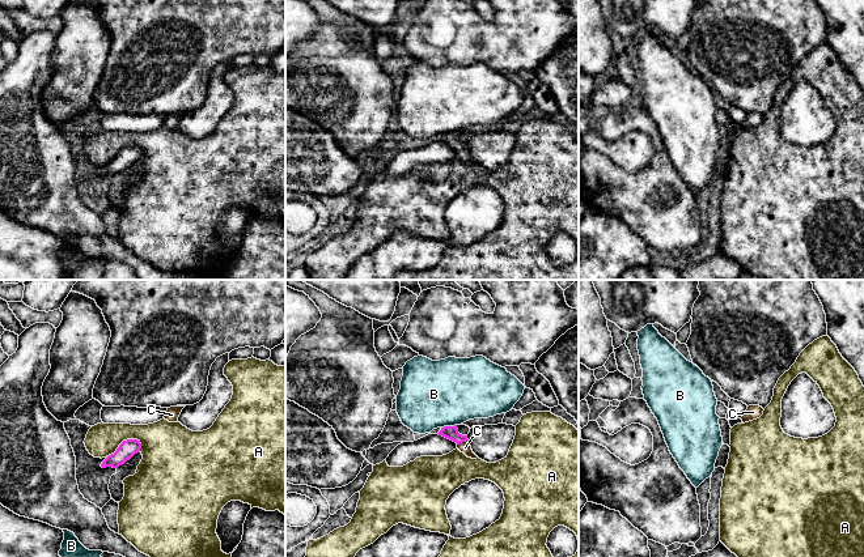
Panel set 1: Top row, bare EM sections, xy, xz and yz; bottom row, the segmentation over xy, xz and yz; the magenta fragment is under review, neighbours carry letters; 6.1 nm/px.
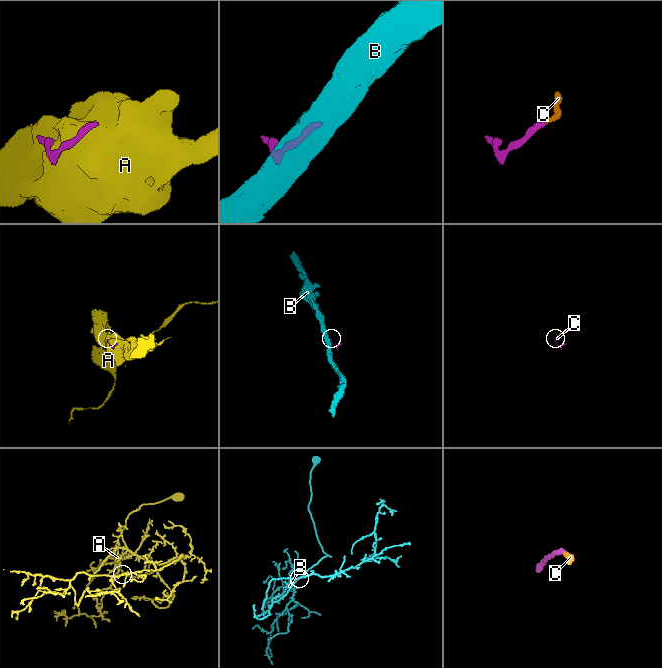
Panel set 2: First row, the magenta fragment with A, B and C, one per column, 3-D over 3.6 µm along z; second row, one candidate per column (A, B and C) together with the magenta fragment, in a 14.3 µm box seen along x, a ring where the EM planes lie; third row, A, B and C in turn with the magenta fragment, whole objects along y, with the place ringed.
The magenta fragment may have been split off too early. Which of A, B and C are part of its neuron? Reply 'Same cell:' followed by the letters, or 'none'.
Same cell: C

